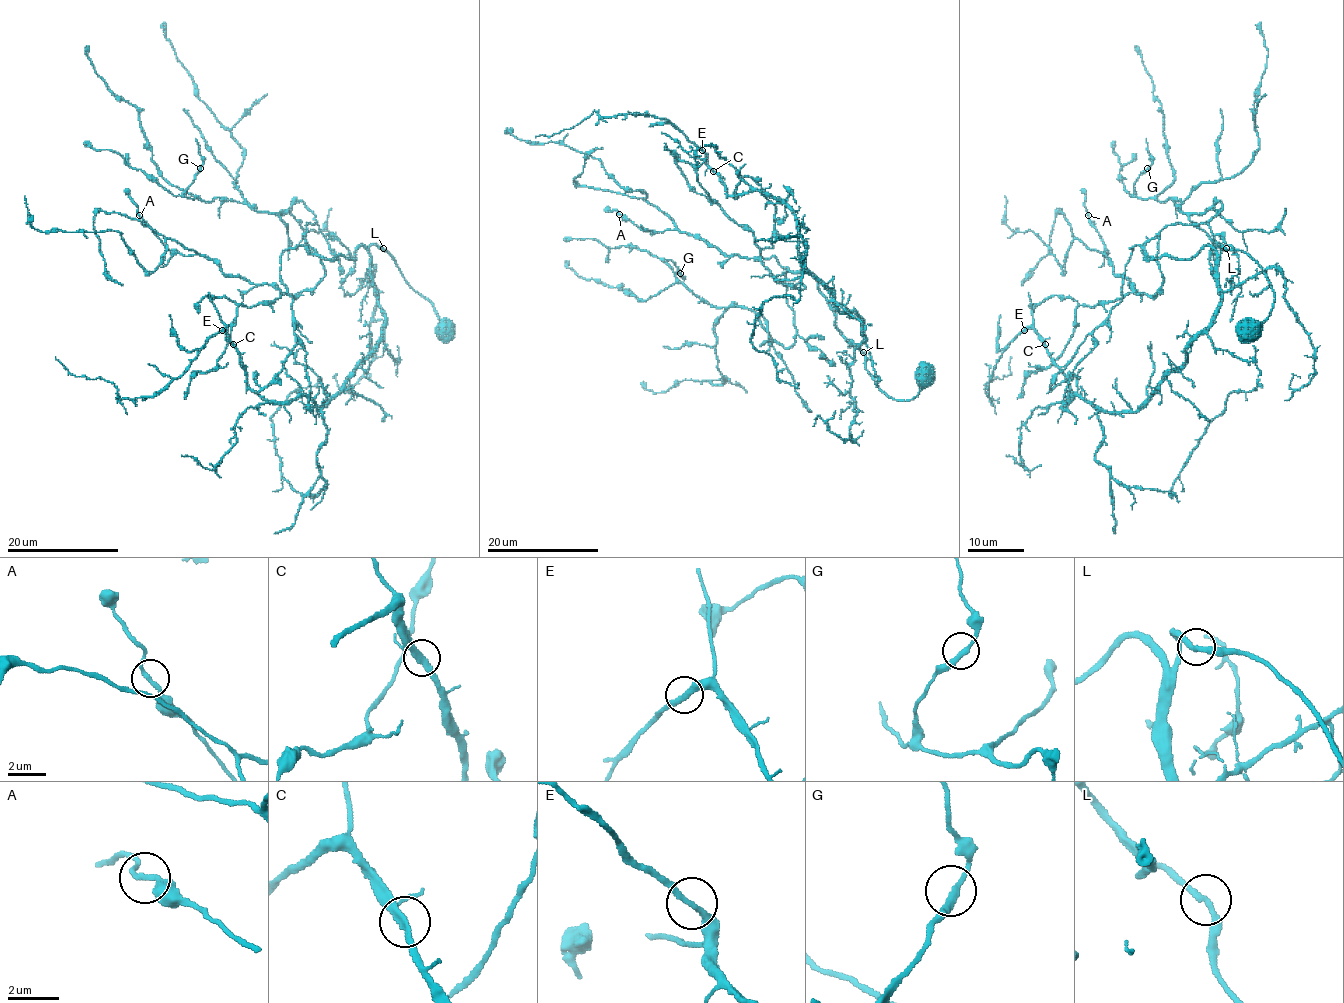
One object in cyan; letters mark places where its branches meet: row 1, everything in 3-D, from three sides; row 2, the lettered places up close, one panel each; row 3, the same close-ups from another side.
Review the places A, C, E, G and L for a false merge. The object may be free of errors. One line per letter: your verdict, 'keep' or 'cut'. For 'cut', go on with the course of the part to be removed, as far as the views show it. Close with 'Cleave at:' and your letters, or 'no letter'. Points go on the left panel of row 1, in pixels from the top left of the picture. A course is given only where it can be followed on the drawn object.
A: keep
C: keep
E: keep
G: keep
L: keep
Cleave at: no letter

